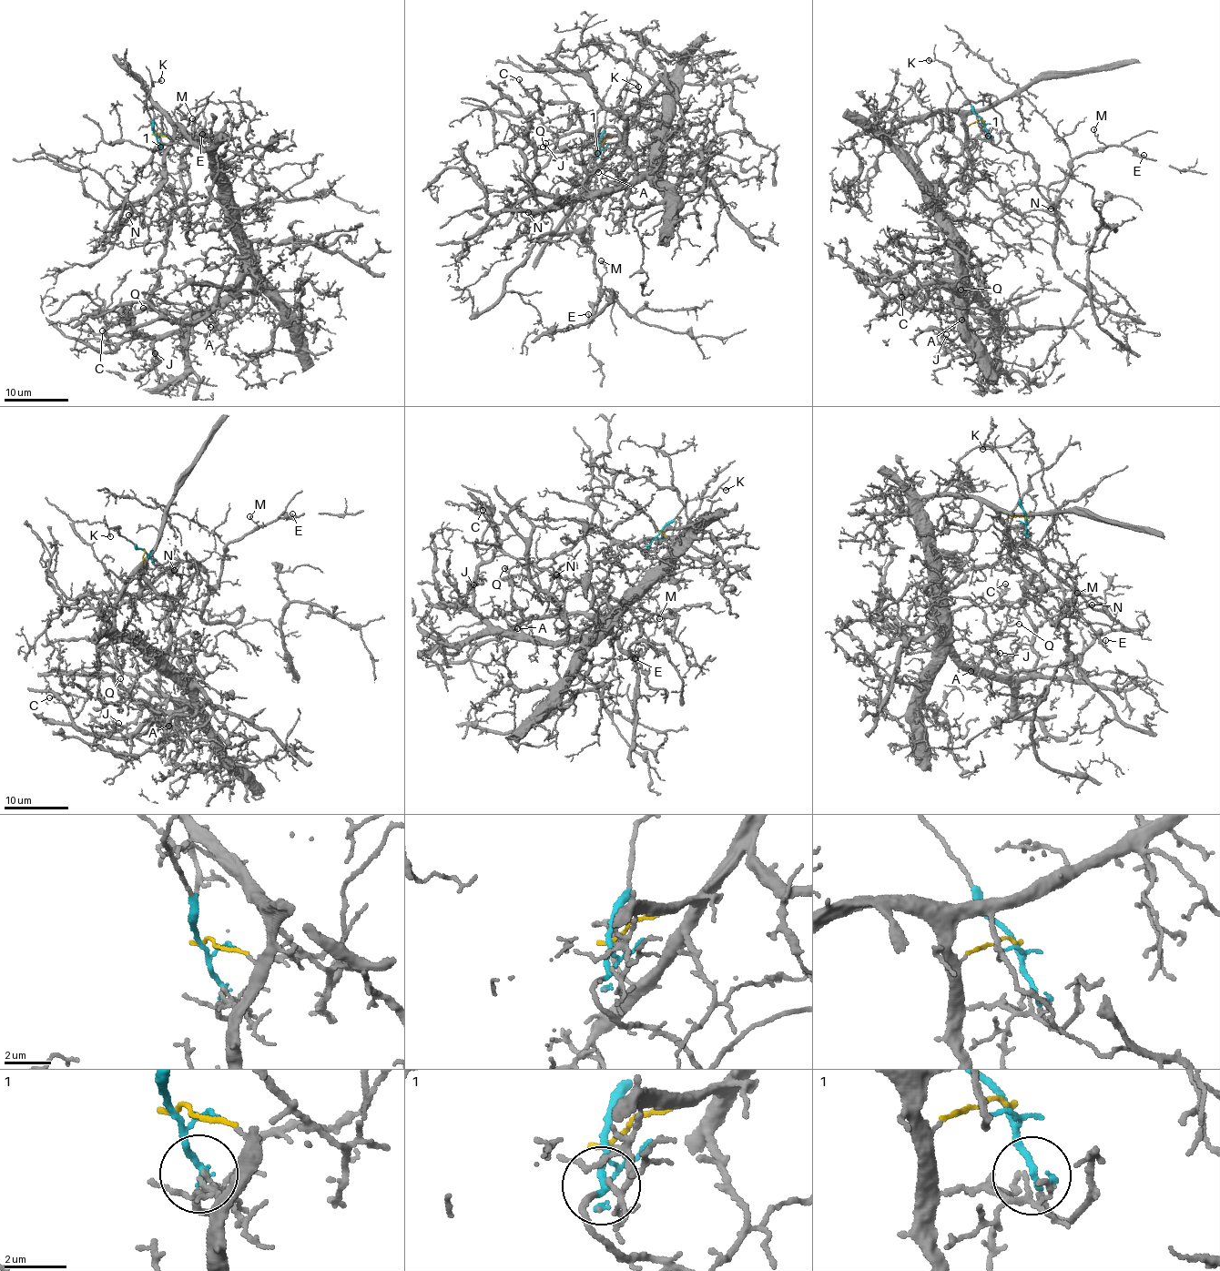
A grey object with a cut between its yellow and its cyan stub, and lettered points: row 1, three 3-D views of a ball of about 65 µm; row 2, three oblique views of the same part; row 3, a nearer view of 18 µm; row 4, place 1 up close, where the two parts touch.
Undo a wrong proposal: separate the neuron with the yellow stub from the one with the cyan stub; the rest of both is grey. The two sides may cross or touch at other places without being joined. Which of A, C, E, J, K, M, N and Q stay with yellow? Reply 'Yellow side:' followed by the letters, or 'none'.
Yellow side: A, C, J, N, Q

